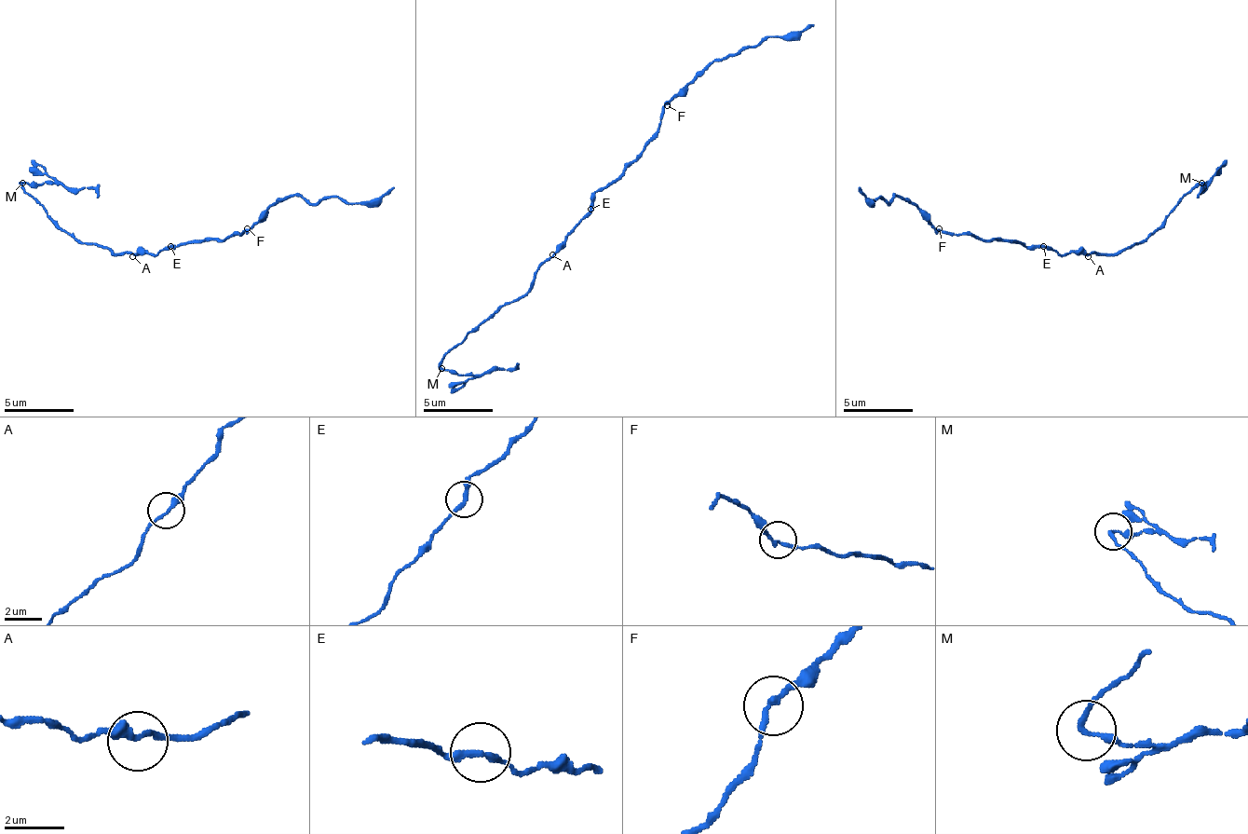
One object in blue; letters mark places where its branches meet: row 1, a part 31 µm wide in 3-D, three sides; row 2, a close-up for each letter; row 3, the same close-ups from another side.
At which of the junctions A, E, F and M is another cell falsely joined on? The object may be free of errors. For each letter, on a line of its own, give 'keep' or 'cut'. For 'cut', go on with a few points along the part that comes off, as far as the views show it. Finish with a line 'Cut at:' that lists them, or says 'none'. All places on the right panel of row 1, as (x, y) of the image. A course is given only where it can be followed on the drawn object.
A: keep
E: keep
F: keep
M: cut; course (1202, 183), (1210, 183), (1196, 197)
Cut at: M

